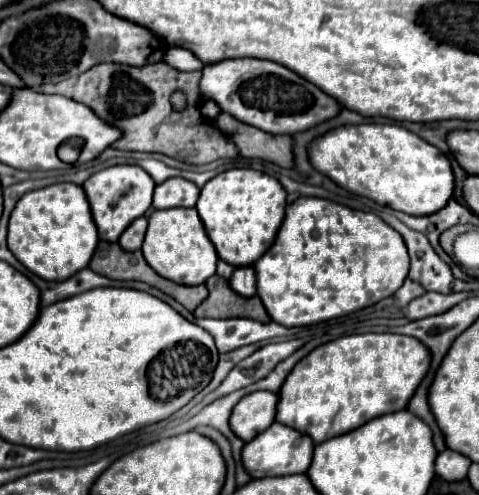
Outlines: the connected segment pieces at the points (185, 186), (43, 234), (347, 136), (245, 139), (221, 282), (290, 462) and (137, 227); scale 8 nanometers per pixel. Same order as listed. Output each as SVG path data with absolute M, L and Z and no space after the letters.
M169 178L155 186L153 208L165 210L175 206L195 206L199 198L199 188L185 178Z
M71 182L51 184L41 190L27 192L13 208L9 218L7 246L15 258L33 274L43 280L67 280L85 268L99 242L97 226L93 224L91 210L83 188Z
M347 124L333 128L309 144L309 162L347 192L413 216L441 210L455 188L449 158L397 124Z
M221 112L213 118L213 126L219 128L223 134L227 134L235 142L235 146L243 158L267 160L267 162L275 162L283 168L293 166L291 136L267 134L259 128L253 128L253 126L247 126L247 124L235 120L233 116L229 116L225 112Z
M215 274L205 284L209 288L209 296L193 312L195 318L207 316L207 318L251 318L261 322L271 320L257 296L243 298L235 294L225 278Z
M271 424L261 436L255 436L249 444L243 448L243 464L247 472L253 478L265 478L265 476L285 476L285 474L303 474L305 468L309 468L309 460L313 460L313 440L305 434L301 434L295 428L289 428L285 424Z
M141 216L141 218L137 218L137 220L121 234L119 244L121 244L125 250L129 250L129 252L139 250L141 244L143 244L143 238L145 238L145 230L147 230L147 220Z

